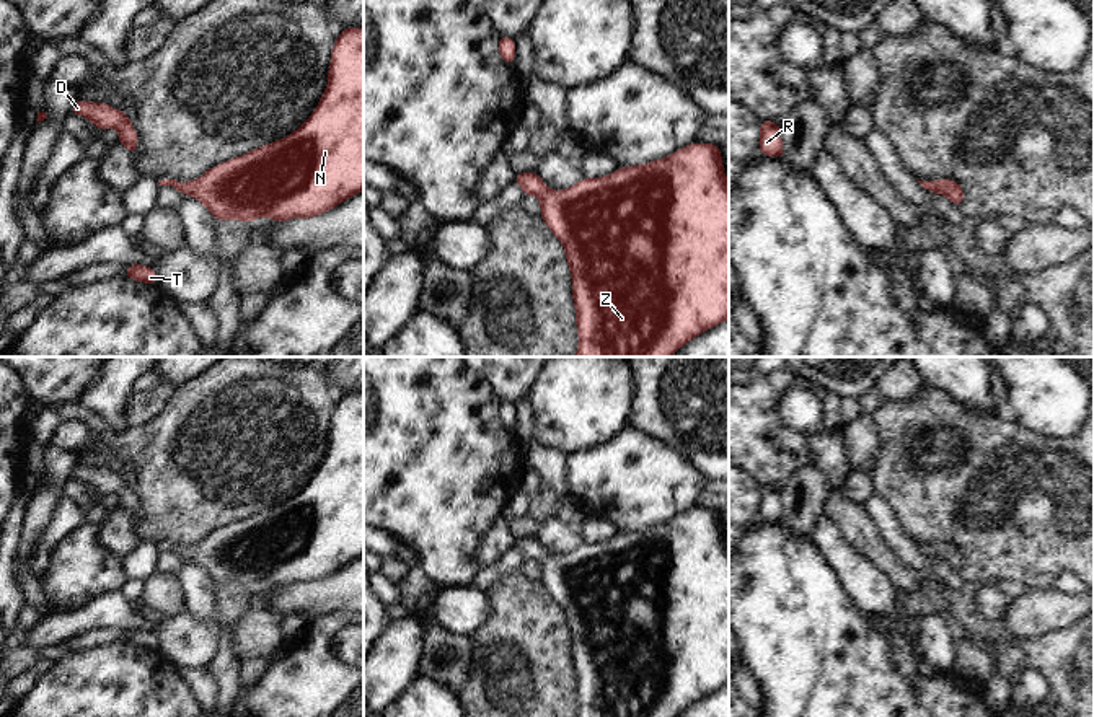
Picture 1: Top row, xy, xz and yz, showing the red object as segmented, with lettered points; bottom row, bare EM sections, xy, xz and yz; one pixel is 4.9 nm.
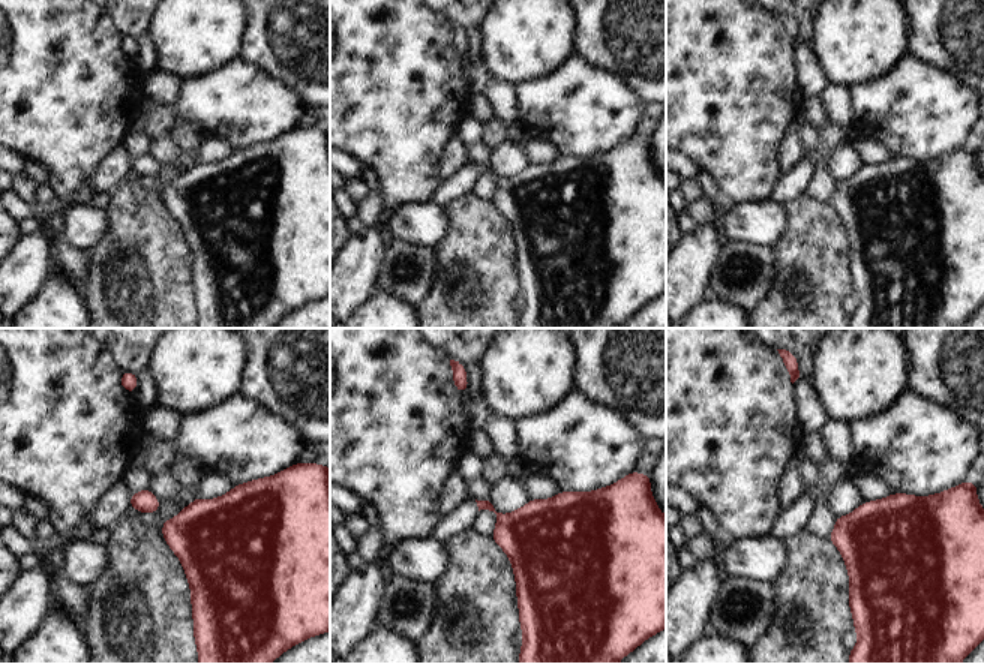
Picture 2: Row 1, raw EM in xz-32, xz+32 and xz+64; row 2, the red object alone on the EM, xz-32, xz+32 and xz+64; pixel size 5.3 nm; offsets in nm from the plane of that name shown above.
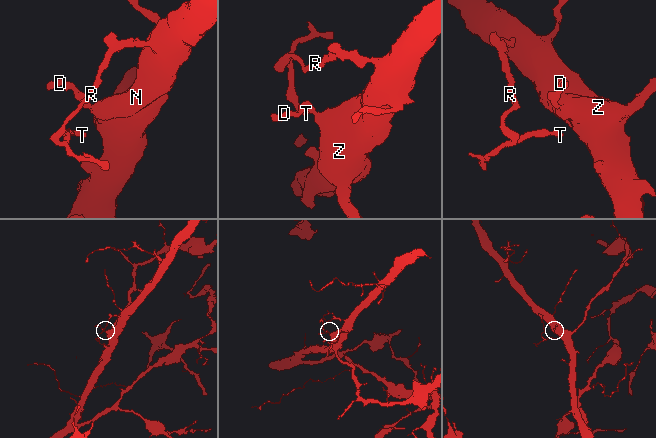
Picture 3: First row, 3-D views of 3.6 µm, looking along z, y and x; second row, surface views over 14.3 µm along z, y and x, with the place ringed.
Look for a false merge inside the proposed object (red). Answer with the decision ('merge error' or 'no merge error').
no merge error

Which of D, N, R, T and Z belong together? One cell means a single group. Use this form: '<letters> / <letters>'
D N R T Z

